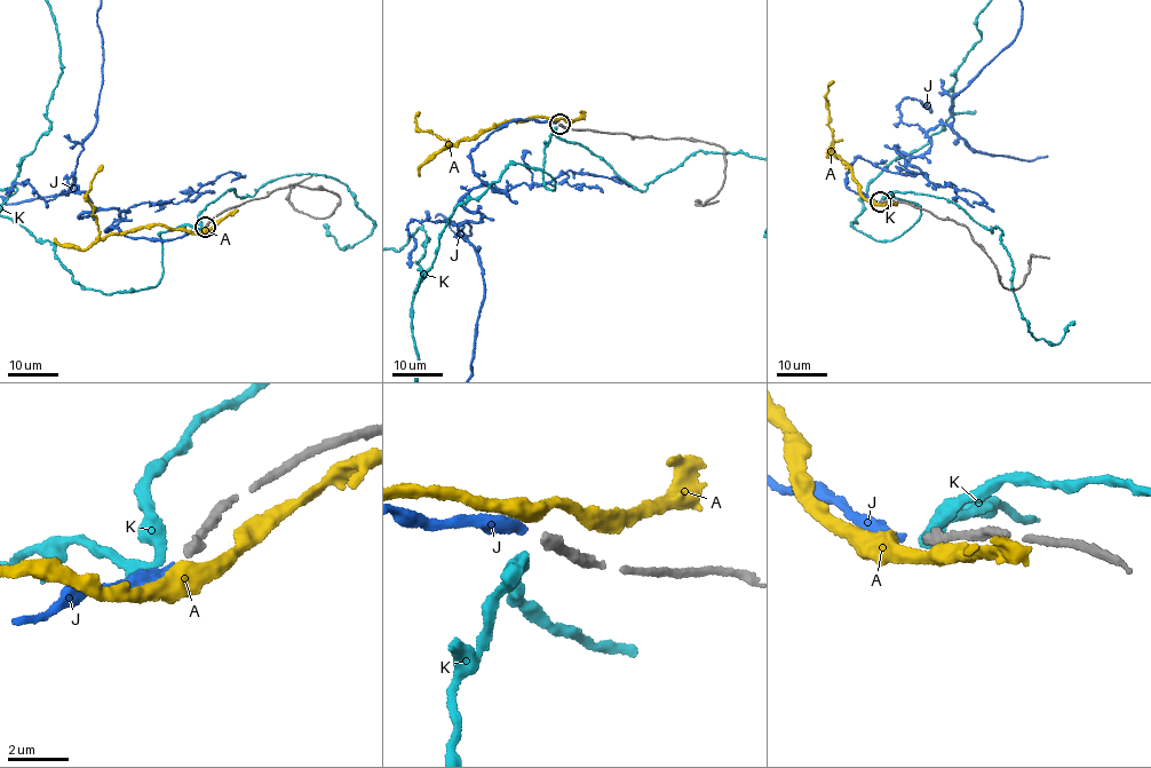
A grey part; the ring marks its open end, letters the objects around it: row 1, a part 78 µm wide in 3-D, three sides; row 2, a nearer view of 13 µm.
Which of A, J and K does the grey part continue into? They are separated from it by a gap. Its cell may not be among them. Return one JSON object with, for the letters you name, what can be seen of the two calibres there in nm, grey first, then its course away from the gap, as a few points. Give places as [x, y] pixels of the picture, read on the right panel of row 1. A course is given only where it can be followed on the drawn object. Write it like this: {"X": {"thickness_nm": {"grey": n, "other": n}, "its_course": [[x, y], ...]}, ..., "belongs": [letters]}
{"J": {"thickness_nm": {"grey": 360, "other": 320}}, "belongs": ["J"]}

